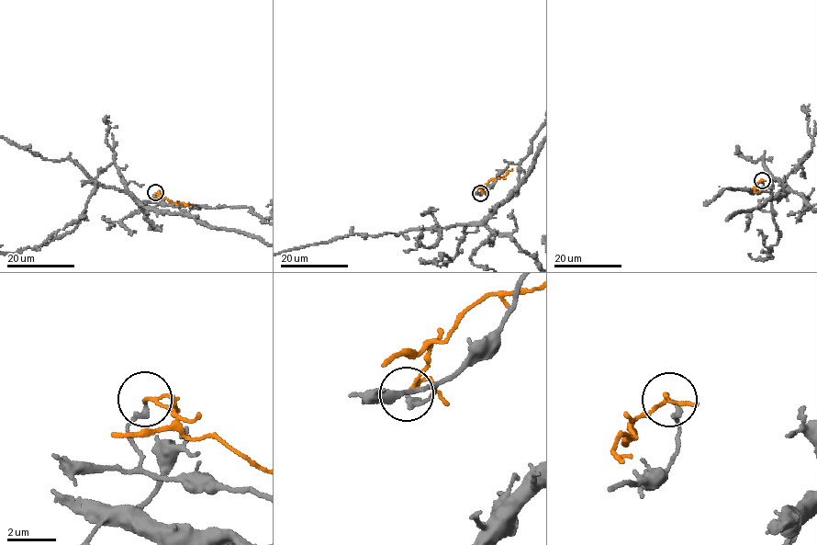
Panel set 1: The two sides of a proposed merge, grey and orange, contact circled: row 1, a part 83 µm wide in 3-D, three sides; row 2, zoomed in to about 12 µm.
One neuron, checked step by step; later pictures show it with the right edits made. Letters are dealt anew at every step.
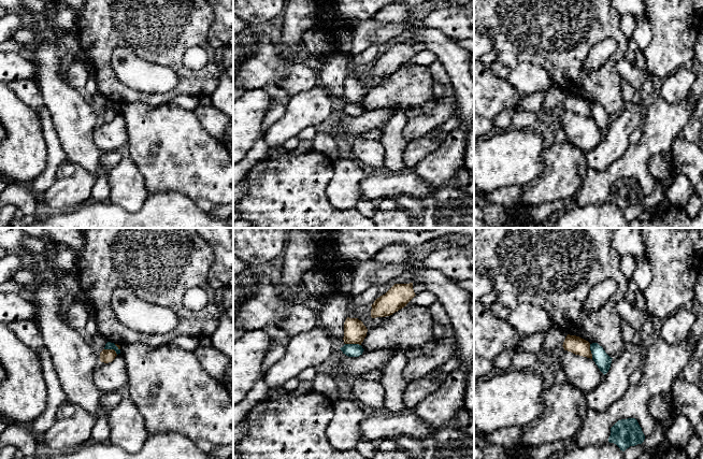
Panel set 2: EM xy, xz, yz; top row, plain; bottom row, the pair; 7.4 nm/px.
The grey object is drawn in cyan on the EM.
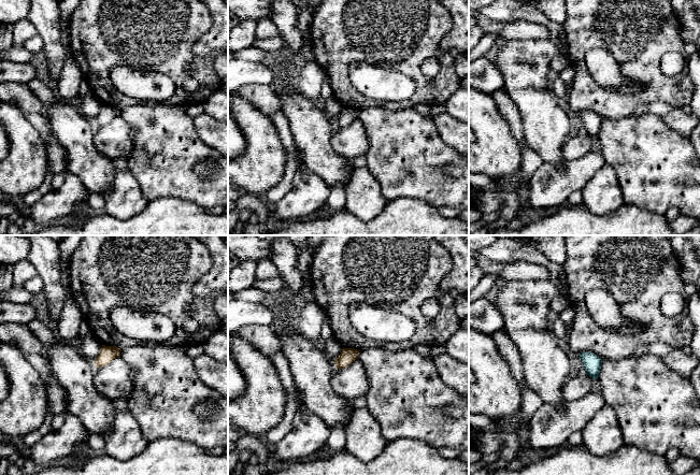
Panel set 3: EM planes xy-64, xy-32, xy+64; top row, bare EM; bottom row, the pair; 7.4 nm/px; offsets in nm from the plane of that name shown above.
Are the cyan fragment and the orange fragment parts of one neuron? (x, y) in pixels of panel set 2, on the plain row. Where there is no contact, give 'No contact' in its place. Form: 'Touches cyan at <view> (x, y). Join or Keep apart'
Touches cyan at xz (353, 103). Keep apart

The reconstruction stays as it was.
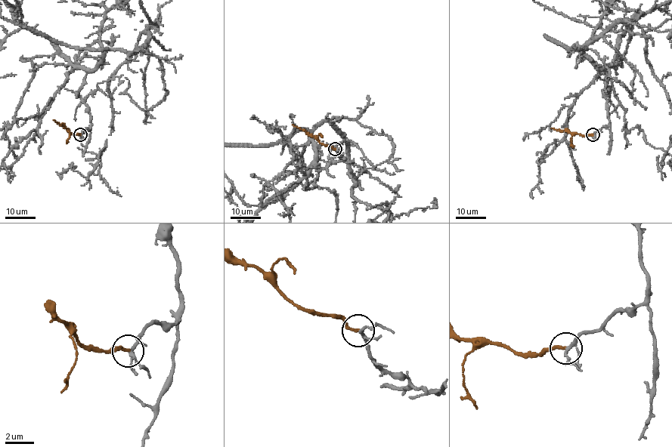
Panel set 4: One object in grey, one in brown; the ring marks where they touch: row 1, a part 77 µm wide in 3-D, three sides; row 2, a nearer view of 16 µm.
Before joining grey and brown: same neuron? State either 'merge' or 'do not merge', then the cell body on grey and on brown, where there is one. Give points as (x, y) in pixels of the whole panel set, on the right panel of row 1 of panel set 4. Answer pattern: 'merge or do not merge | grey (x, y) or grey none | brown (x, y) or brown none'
merge | grey none | brown none

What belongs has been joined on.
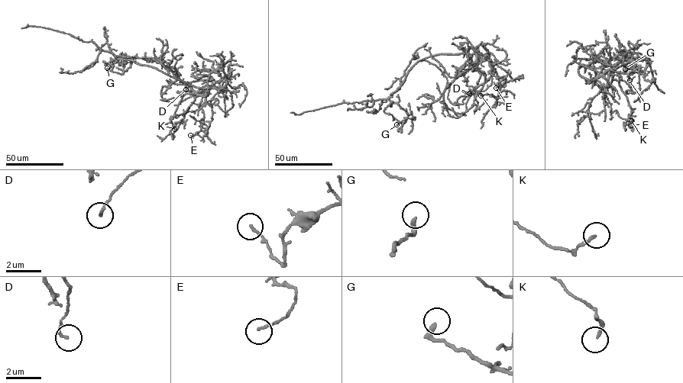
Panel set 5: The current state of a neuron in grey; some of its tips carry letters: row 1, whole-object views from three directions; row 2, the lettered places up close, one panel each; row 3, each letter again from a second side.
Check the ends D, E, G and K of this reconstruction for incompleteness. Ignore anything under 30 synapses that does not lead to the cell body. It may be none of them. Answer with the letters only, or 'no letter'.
no letter

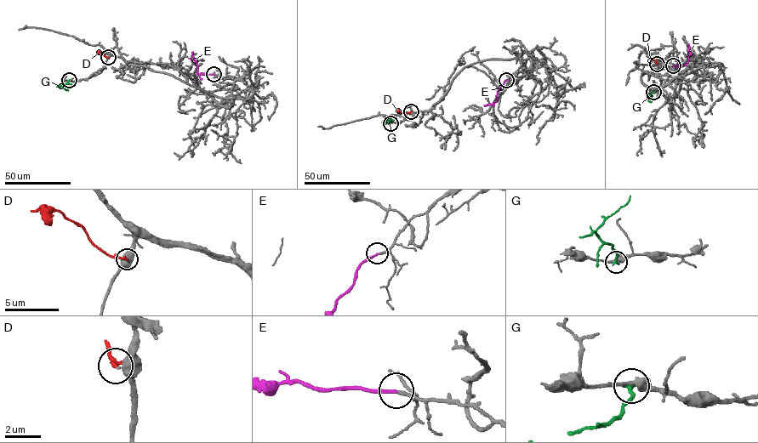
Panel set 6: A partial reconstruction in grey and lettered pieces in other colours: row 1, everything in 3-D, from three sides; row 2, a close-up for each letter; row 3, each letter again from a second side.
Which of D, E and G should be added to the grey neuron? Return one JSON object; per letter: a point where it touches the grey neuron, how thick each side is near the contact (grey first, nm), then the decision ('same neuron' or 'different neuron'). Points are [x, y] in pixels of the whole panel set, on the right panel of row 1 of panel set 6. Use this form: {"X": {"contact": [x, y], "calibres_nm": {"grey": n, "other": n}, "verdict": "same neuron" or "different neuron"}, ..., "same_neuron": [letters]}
{"D": {"contact": [657, 64], "calibres_nm": {"grey": 340, "other": 200}, "verdict": "different neuron"}, "E": {"contact": [673, 65], "calibres_nm": {"grey": 150, "other": 170}, "verdict": "same neuron"}, "G": {"contact": [653, 92], "calibres_nm": {"grey": 380, "other": 260}, "verdict": "different neuron"}, "same_neuron": ["E"]}

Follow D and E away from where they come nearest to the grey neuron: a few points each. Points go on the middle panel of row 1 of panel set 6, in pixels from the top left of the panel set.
D: (411, 111), (401, 113), (399, 110)
E: (506, 80), (498, 91), (496, 101), (484, 105)

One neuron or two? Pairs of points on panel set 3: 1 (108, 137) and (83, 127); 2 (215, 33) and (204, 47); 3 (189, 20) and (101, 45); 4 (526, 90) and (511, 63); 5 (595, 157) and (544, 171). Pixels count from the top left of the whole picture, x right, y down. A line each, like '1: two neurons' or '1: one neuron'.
1: two neurons
2: one neuron
3: one neuron
4: one neuron
5: one neuron

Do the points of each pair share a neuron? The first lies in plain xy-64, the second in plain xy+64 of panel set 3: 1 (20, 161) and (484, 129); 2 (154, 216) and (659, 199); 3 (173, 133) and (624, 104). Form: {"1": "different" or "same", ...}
{"1": "same", "2": "different", "3": "different"}

